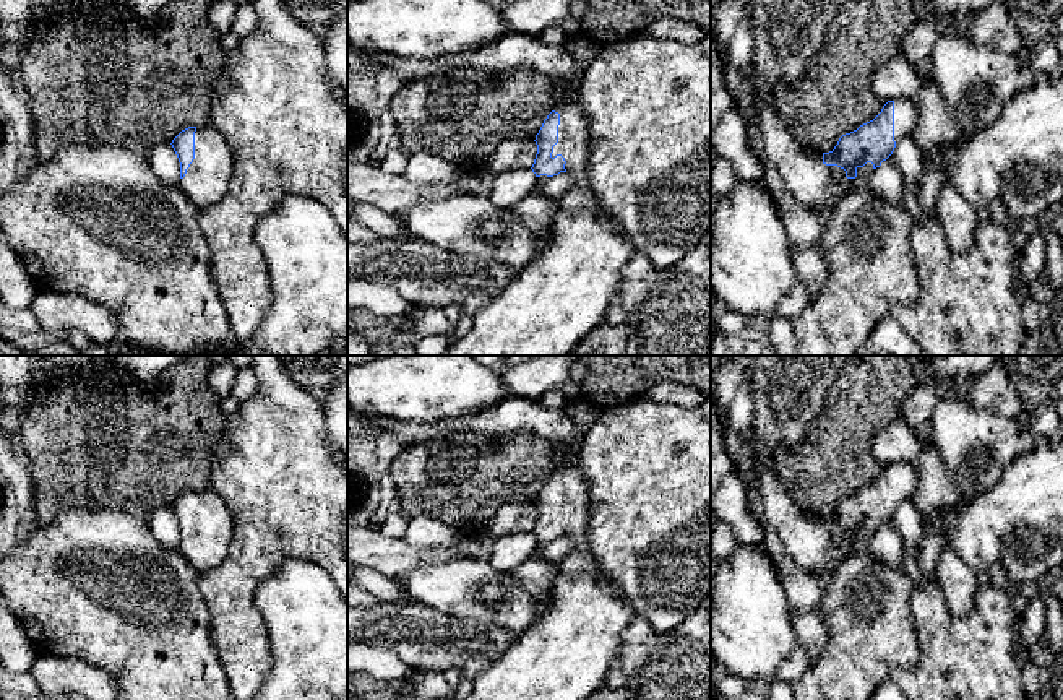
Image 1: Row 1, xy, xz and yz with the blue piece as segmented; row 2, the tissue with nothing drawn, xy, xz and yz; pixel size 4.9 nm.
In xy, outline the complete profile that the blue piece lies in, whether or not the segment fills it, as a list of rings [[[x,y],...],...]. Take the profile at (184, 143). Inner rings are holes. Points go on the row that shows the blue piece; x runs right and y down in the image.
[[[208,123],[182,130],[170,145],[180,162],[177,187],[185,197],[198,210],[219,203],[234,172],[232,149],[226,138]]]

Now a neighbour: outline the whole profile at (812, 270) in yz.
[[[818,244],[792,247],[792,258],[797,270],[797,284],[781,299],[774,312],[776,317],[790,320],[808,307],[828,279],[828,263],[824,261]]]

